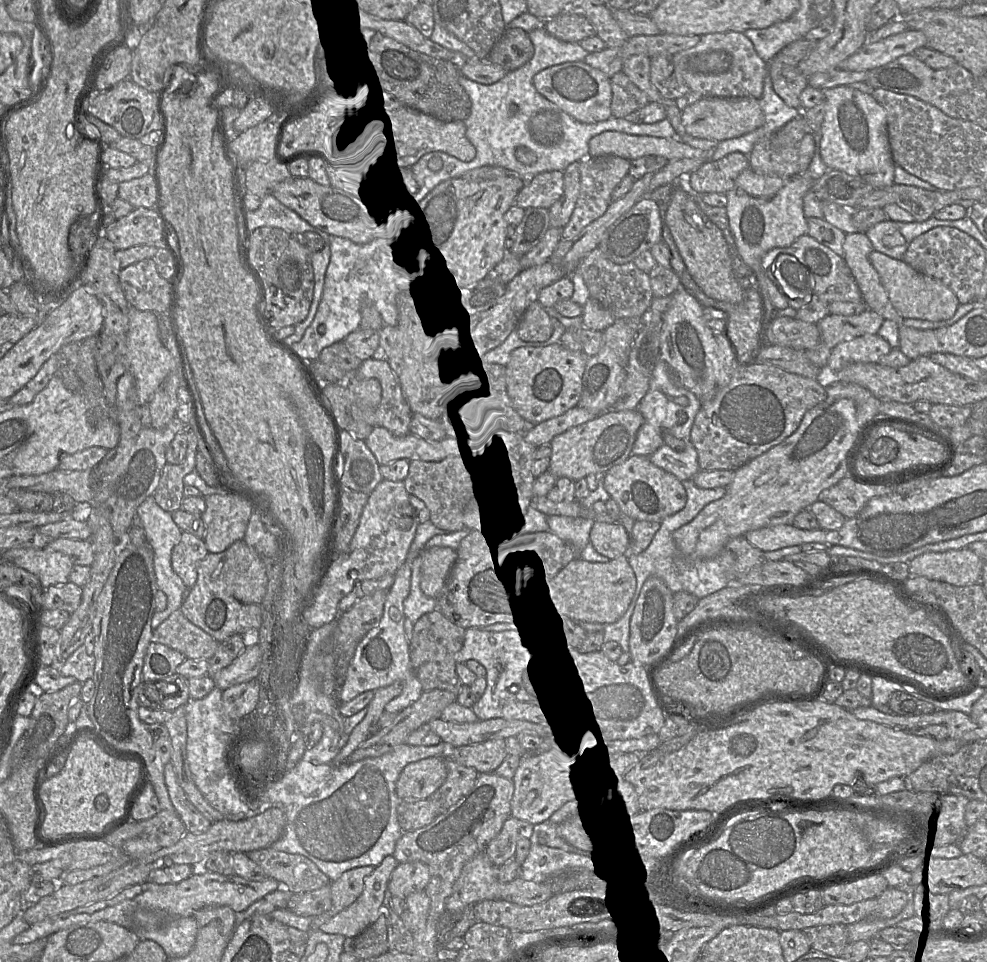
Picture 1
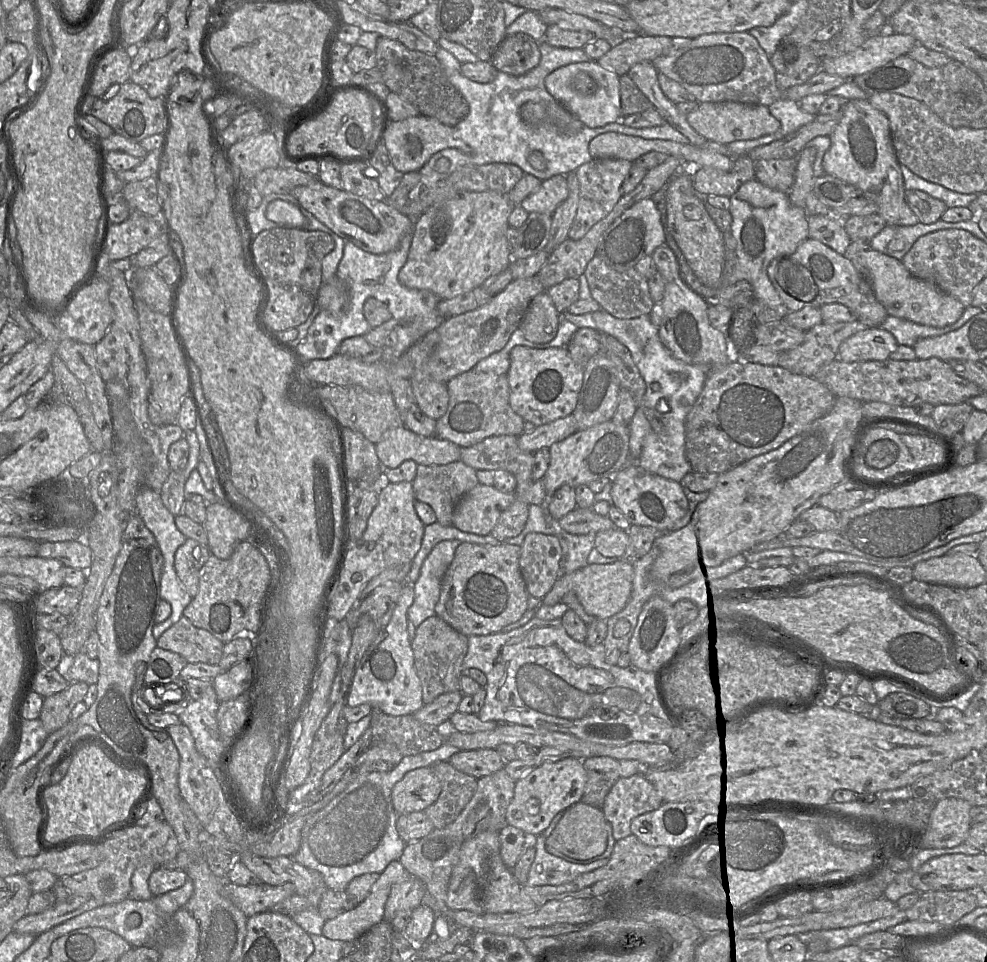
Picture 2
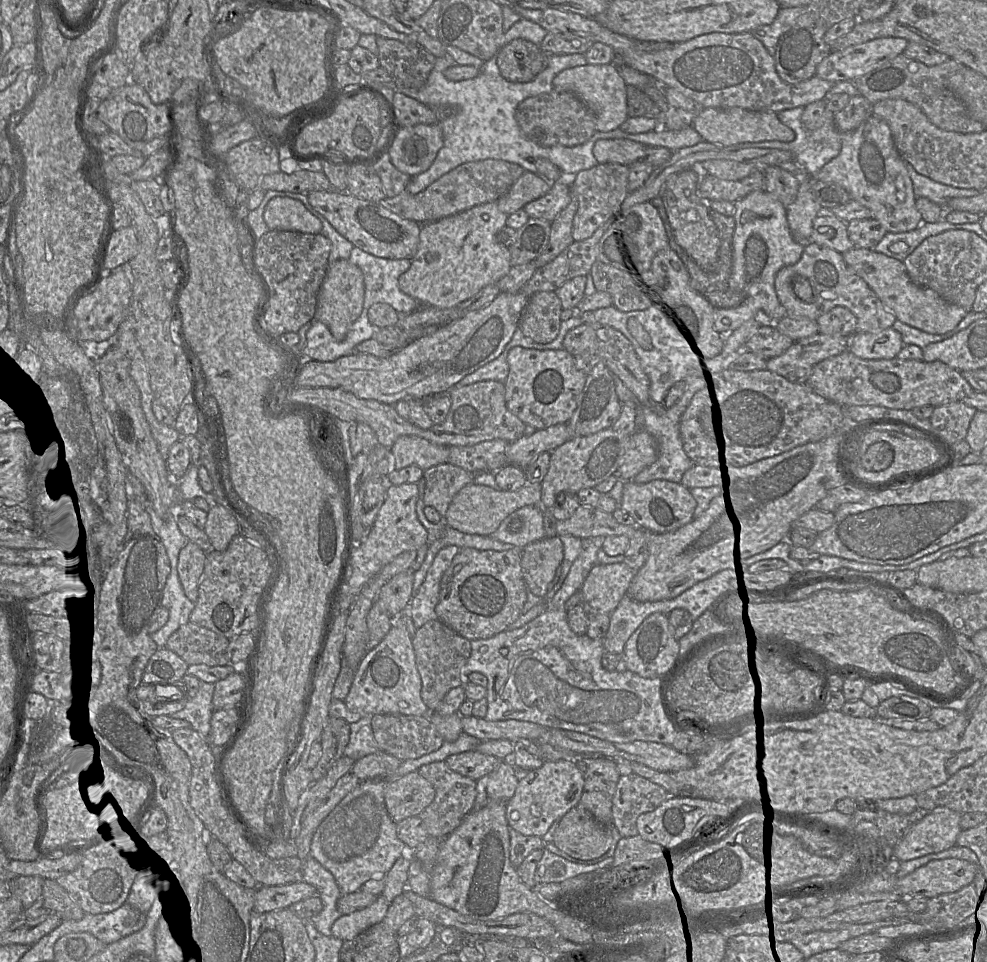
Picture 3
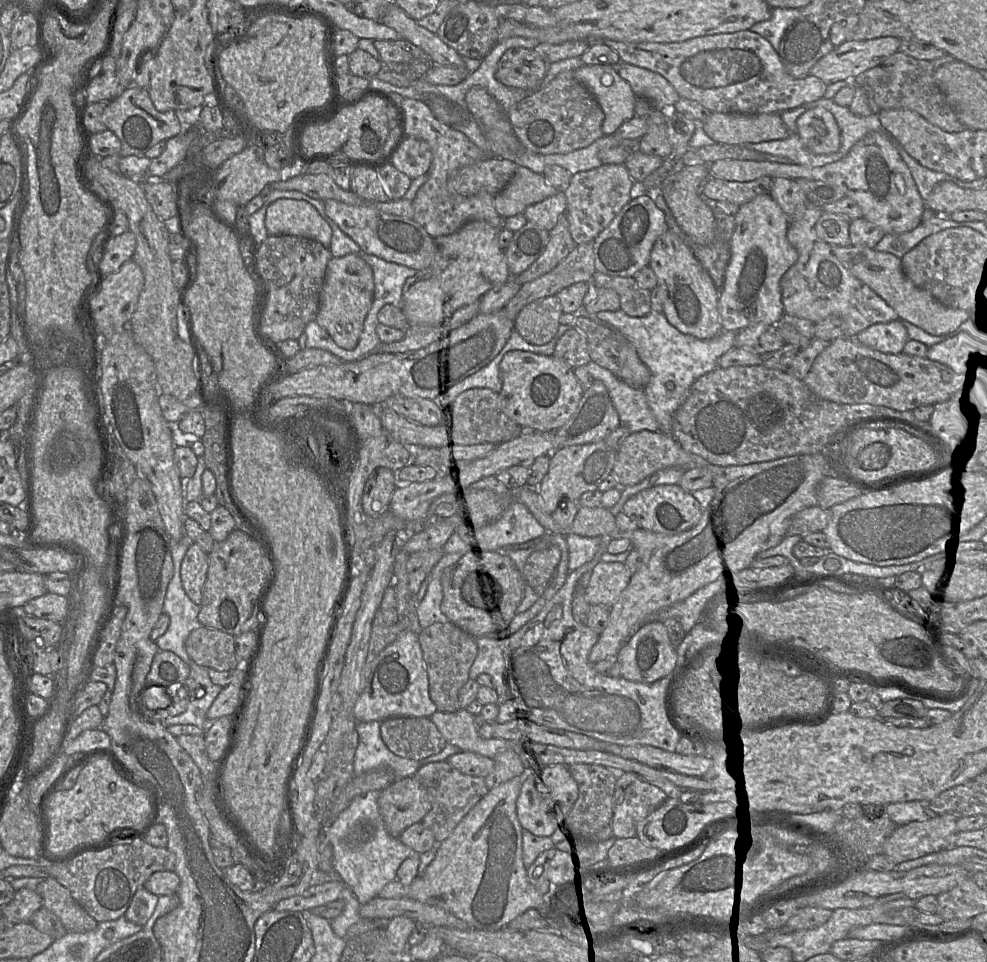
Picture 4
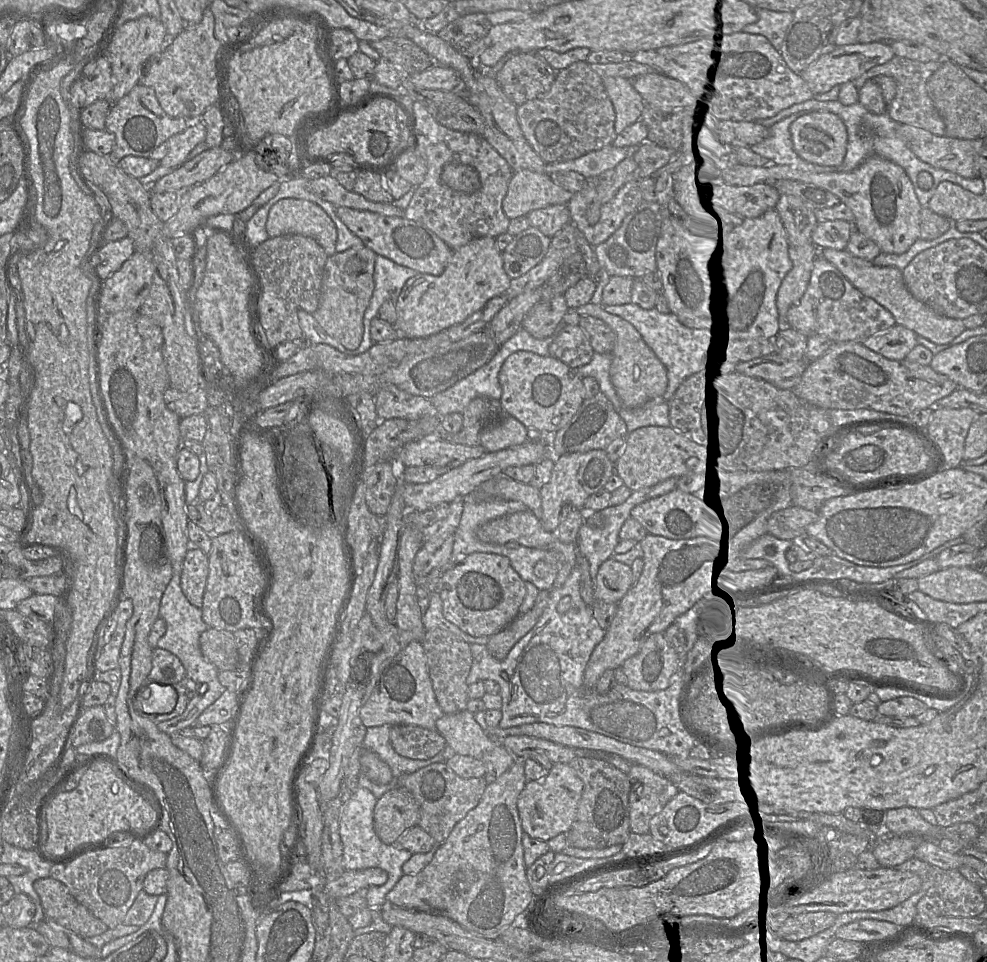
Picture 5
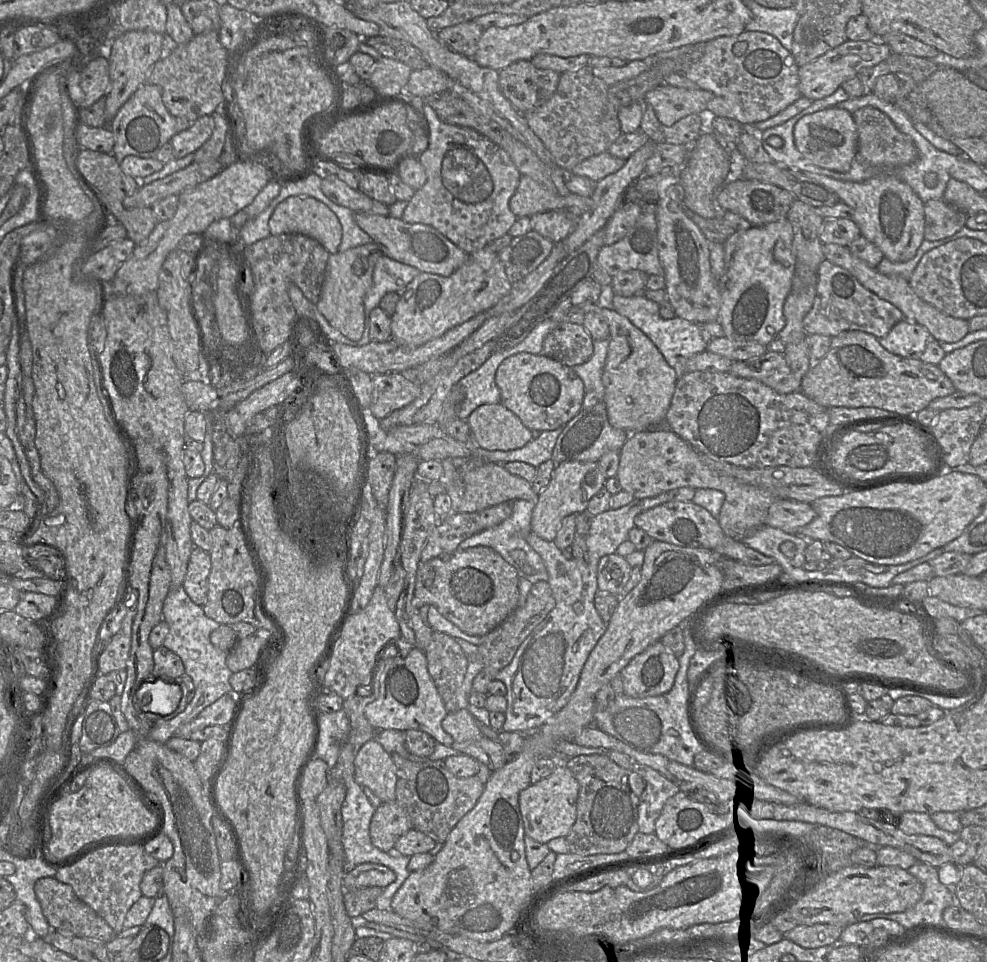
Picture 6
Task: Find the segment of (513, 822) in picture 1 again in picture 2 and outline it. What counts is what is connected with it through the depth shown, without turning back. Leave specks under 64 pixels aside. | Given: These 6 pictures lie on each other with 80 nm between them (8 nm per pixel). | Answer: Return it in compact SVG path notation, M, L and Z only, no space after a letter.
M507 824L499 831L499 840L502 860L513 868L529 848L535 847L537 836Z

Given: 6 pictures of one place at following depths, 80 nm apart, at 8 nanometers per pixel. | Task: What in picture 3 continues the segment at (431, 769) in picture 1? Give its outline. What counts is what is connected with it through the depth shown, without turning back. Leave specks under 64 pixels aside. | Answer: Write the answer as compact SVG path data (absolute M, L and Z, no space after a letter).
M417 771L391 781L384 792L388 814L396 823L419 816L434 800L433 785Z

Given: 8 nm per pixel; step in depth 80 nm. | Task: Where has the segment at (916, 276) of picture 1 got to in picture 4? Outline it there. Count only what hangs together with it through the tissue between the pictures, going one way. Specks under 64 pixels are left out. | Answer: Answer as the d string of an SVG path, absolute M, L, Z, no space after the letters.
M831 245L831 250L857 279L869 286L896 312L901 321L907 321L930 335L943 336L955 331L969 318L967 312L948 308L929 292L917 288L905 275L902 261L893 254L852 245Z

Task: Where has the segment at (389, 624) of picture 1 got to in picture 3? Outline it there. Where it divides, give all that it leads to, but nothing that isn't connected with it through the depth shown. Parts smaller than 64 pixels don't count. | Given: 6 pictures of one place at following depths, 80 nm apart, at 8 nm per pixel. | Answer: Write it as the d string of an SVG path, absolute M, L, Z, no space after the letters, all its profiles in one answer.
M409 606L401 615L393 617L393 624L385 637L372 649L368 650L357 668L348 696L344 700L346 706L362 716L376 714L422 715L428 717L432 712L421 697L422 680L416 666L412 639L403 620L403 614L409 613Z

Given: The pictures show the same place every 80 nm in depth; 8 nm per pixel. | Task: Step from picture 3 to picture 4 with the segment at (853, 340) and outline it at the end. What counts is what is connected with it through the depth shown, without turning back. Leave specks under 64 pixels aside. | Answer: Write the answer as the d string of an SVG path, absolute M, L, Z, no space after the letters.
M901 320L875 324L859 333L859 343L885 354L901 354L909 341L907 330Z

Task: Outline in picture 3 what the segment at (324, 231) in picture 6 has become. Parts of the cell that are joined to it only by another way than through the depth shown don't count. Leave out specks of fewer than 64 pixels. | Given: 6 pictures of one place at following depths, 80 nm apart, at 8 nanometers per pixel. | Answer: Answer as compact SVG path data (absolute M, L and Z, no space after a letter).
M273 198L264 210L263 218L270 231L321 234L322 230L321 221L293 198Z

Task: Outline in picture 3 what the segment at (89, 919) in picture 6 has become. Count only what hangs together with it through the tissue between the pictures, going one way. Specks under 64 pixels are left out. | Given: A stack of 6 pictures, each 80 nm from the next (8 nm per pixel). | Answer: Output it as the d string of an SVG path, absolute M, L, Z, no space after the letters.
M44 880L42 897L47 906L63 920L80 920L86 914L78 902L57 880Z

